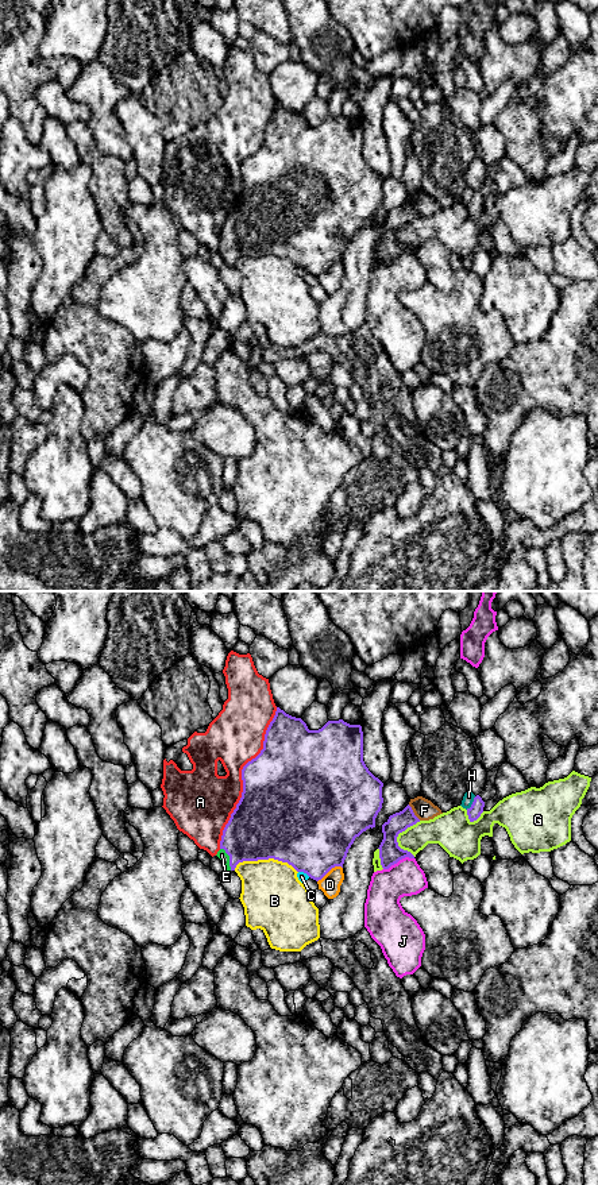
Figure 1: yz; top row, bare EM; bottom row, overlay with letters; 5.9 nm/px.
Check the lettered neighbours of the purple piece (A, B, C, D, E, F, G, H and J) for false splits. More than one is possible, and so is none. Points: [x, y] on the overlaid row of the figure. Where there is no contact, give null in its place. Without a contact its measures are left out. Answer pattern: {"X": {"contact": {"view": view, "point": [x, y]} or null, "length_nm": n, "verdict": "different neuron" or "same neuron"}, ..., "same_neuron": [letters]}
{"A": {"contact": {"view": "yz", "point": [242, 778]}, "length_nm": 900, "verdict": "different neuron"}, "B": {"contact": {"view": "yz", "point": [266, 859]}, "length_nm": 380, "verdict": "different neuron"}, "C": {"contact": {"view": "yz", "point": [304, 872]}, "length_nm": 80, "verdict": "different neuron"}, "D": {"contact": {"view": "yz", "point": [330, 869]}, "length_nm": 180, "verdict": "different neuron"}, "E": {"contact": {"view": "yz", "point": [230, 859]}, "length_nm": 150, "verdict": "same neuron"}, "F": {"contact": {"view": "yz", "point": [413, 813]}, "length_nm": 120, "verdict": "different neuron"}, "G": {"contact": {"view": "yz", "point": [397, 836]}, "length_nm": 220, "verdict": "different neuron"}, "H": {"contact": {"view": "yz", "point": [473, 803]}, "length_nm": 100, "verdict": "different neuron"}, "J": {"contact": {"view": "yz", "point": [398, 860]}, "length_nm": 200, "verdict": "different neuron"}, "same_neuron": ["E"]}

